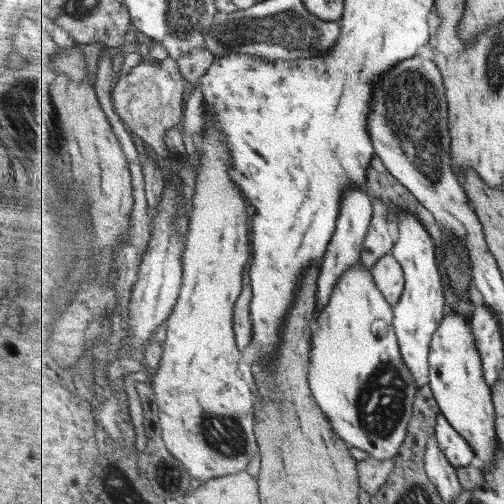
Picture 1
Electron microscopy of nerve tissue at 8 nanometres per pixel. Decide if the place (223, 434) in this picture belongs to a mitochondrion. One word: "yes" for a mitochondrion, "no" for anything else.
yes

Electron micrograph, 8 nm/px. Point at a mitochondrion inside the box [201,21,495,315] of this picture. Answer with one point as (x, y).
(412, 107)

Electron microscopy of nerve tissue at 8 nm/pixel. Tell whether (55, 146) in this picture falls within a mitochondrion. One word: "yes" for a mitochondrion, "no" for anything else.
yes

